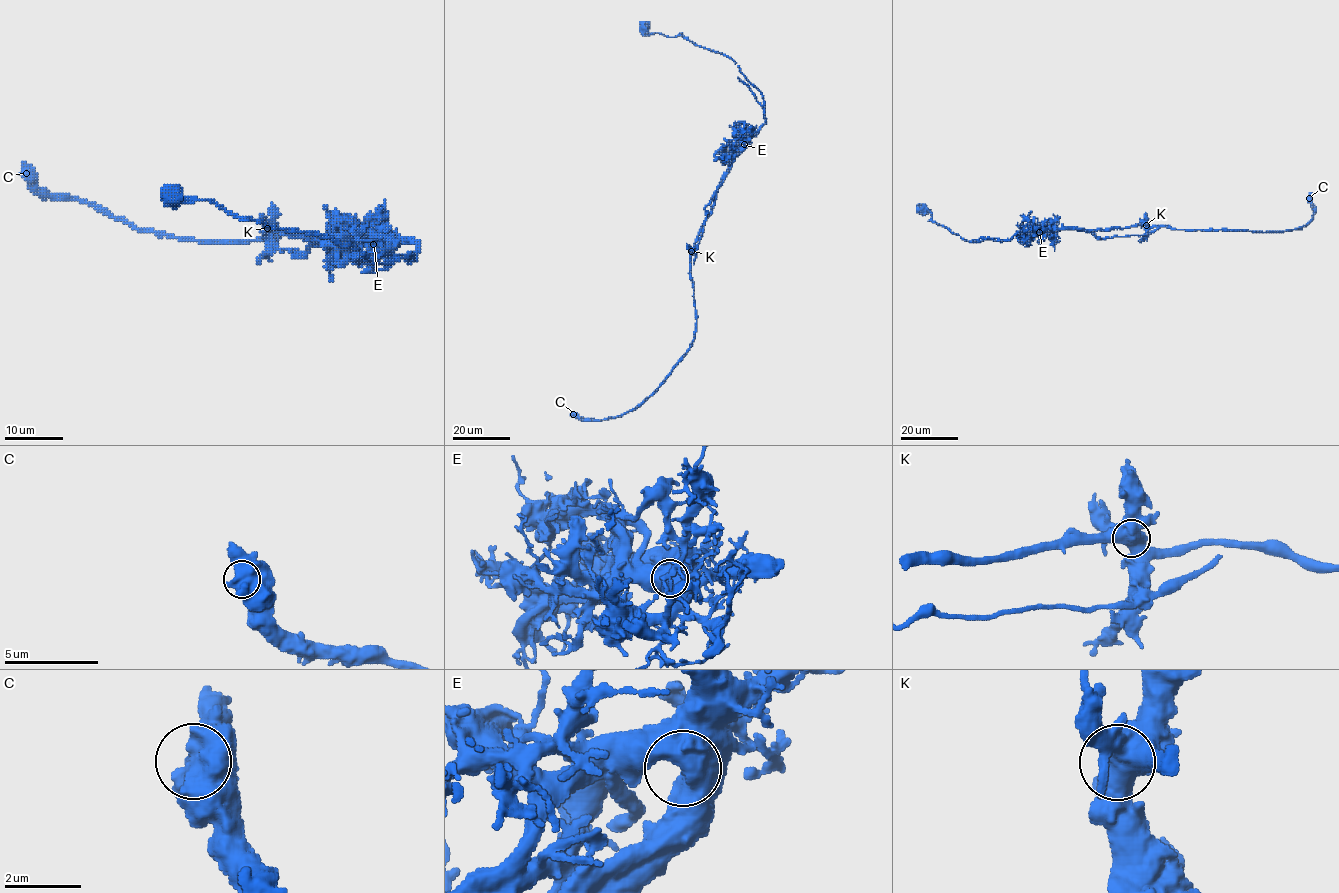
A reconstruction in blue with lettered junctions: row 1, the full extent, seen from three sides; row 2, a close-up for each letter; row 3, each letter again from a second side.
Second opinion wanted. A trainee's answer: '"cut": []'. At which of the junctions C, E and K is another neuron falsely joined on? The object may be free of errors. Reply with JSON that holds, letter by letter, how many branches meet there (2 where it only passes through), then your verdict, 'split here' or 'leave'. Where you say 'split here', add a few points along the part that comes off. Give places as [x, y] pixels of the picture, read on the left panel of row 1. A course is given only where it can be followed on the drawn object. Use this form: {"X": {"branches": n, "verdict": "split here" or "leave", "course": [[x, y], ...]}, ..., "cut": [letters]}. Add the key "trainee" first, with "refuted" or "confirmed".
{"trainee": "refuted", "C": {"branches": 1, "verdict": "leave"}, "E": {"branches": 1, "verdict": "split here", "course": [[374, 244], [349, 241], [333, 232], [317, 240], [303, 256], [294, 256], [294, 251], [278, 250], [271, 234]]}, "K": {"branches": 3, "verdict": "leave"}, "cut": ["E"]}

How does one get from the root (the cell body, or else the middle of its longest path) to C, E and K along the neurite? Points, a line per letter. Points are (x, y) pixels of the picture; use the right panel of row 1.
C: (921, 208), (952, 233), (980, 242), (1009, 240), (1021, 231), (1136, 225), (1282, 232), (1312, 219), (1309, 198)
E: (921, 208), (924, 206), (931, 213), (933, 222), (971, 242), (986, 238), (1009, 240), (1021, 231), (1039, 233)
K: (921, 208), (924, 206), (931, 213), (933, 222), (971, 242), (1009, 240), (1021, 231), (1146, 225)

